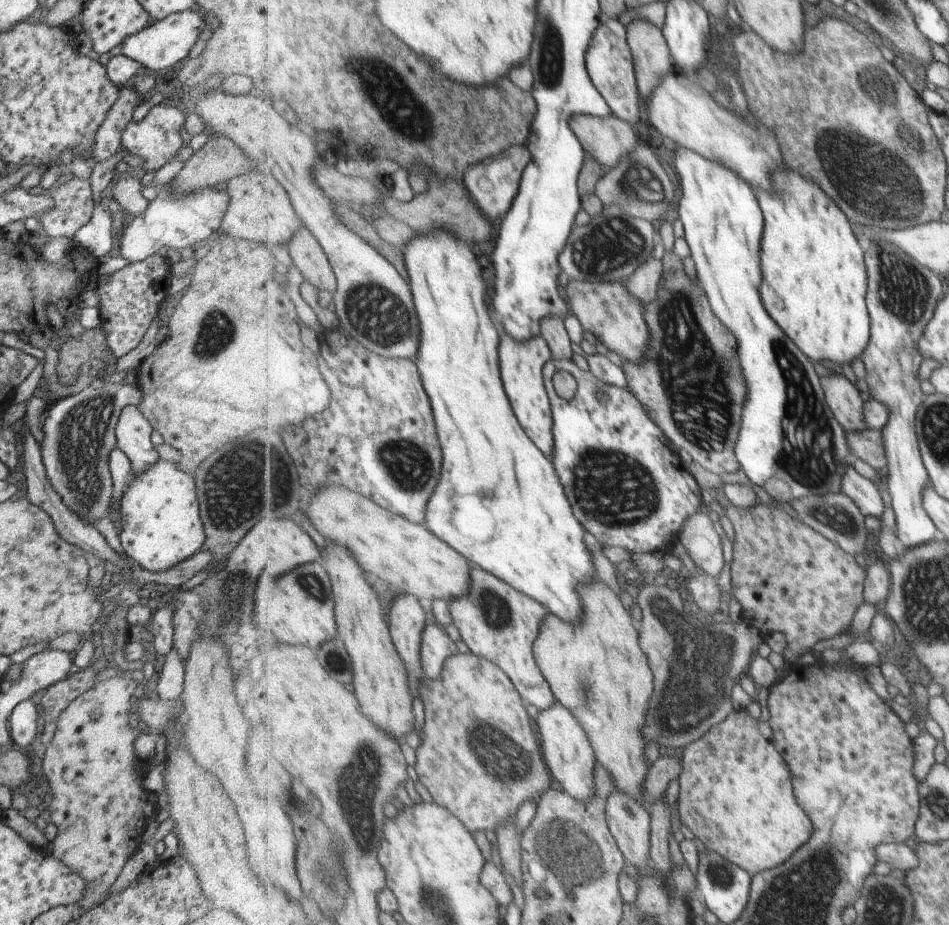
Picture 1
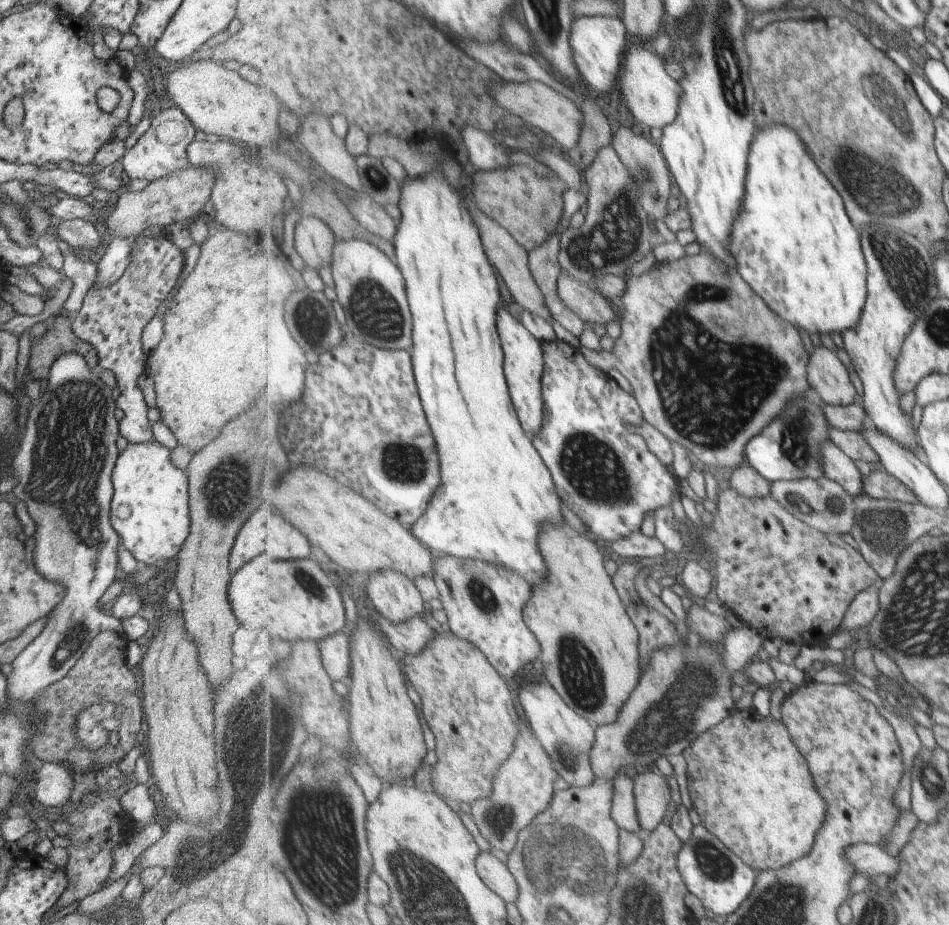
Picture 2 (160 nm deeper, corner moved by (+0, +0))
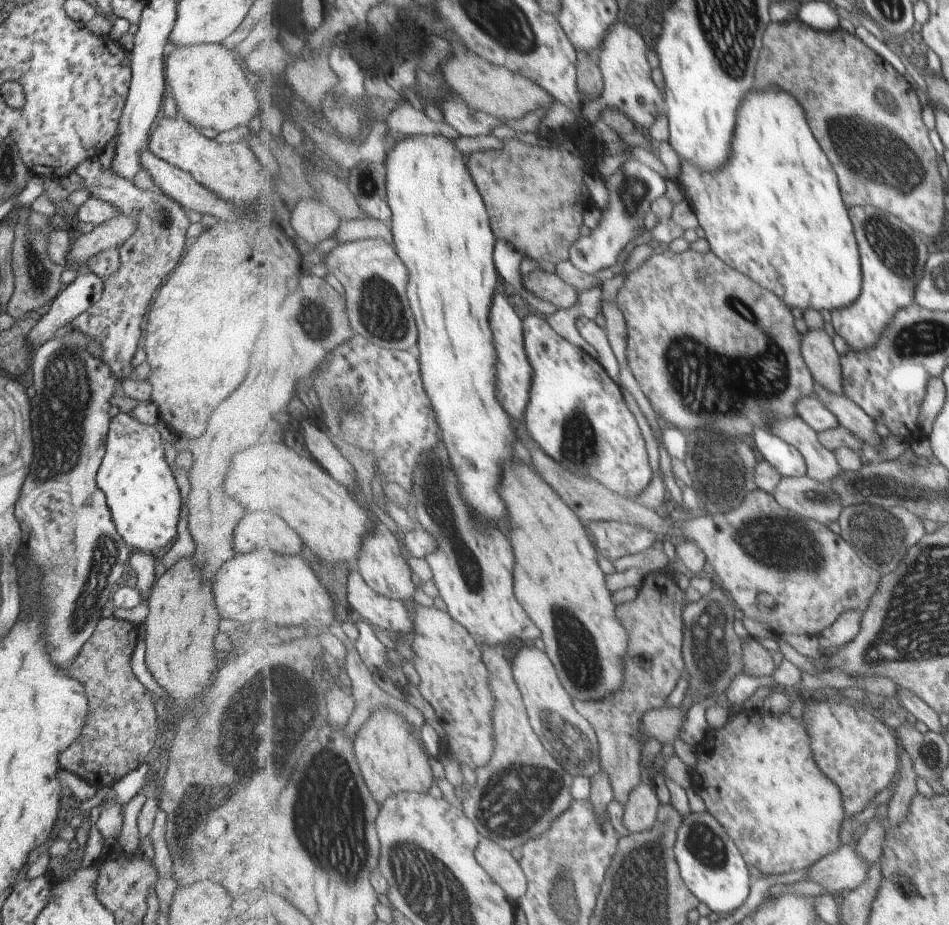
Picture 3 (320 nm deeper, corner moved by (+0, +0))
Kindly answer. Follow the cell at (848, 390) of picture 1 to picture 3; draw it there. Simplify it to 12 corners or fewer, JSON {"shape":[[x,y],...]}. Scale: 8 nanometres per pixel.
{"shape":[[823,328],[807,329],[802,353],[814,380],[844,394],[842,360]]}

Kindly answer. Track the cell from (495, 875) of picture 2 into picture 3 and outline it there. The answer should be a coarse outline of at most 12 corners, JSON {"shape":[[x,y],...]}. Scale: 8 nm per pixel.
{"shape":[[481,837],[476,857],[511,900],[526,896],[520,860]]}

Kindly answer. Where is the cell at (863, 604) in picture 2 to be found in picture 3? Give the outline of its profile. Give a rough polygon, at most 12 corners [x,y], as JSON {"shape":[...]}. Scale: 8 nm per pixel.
{"shape":[[843,613],[819,636],[822,649],[845,646],[860,632],[863,613]]}

